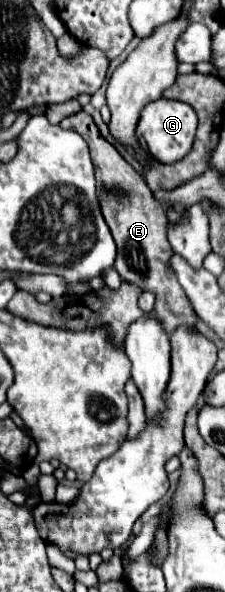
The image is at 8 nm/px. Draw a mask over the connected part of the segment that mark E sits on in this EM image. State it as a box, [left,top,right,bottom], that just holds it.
[61,111,199,335]

